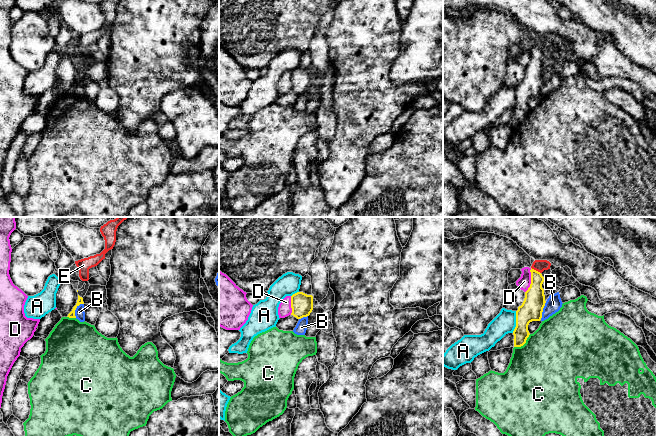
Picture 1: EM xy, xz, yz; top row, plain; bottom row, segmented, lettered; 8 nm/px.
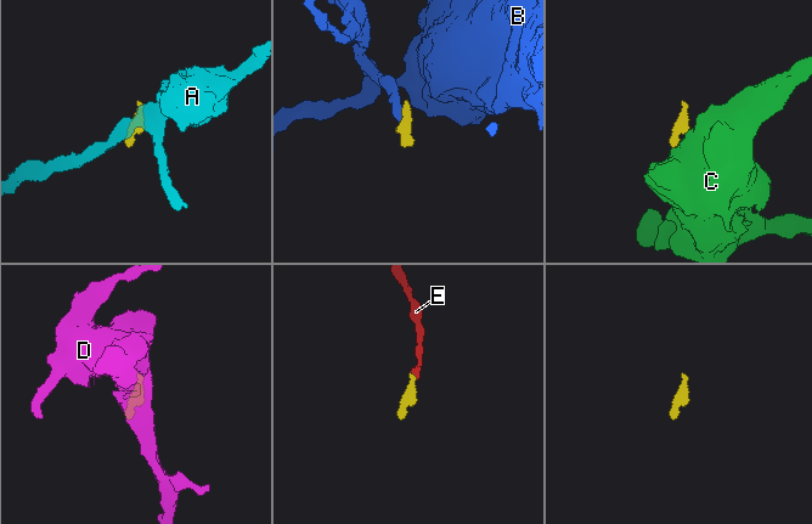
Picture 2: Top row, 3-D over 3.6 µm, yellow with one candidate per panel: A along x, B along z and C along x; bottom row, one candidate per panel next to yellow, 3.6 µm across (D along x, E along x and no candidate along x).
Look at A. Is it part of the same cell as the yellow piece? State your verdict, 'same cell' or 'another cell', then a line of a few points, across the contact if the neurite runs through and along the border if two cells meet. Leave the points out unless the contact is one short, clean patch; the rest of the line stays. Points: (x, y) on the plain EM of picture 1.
another cell; line yz (516, 87), (516, 102), (512, 108)

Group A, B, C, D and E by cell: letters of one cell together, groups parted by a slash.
A / B / C / D / E

